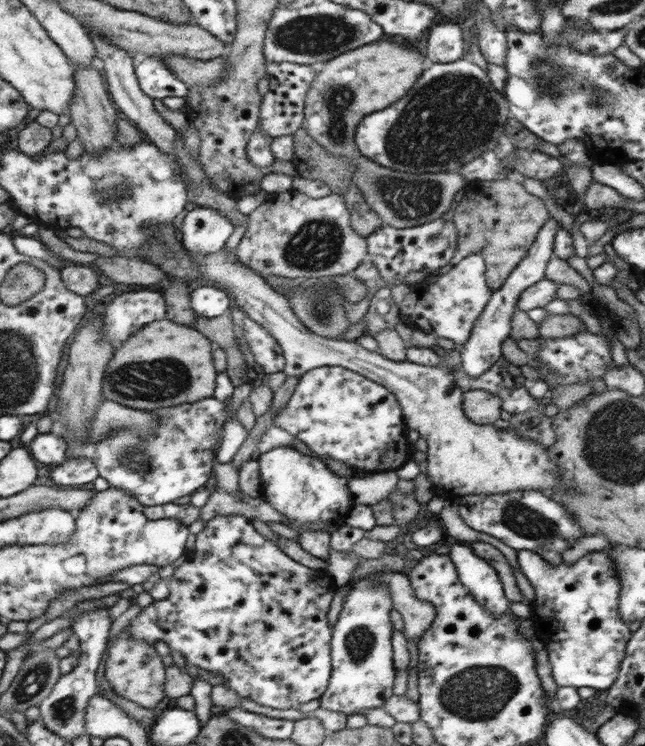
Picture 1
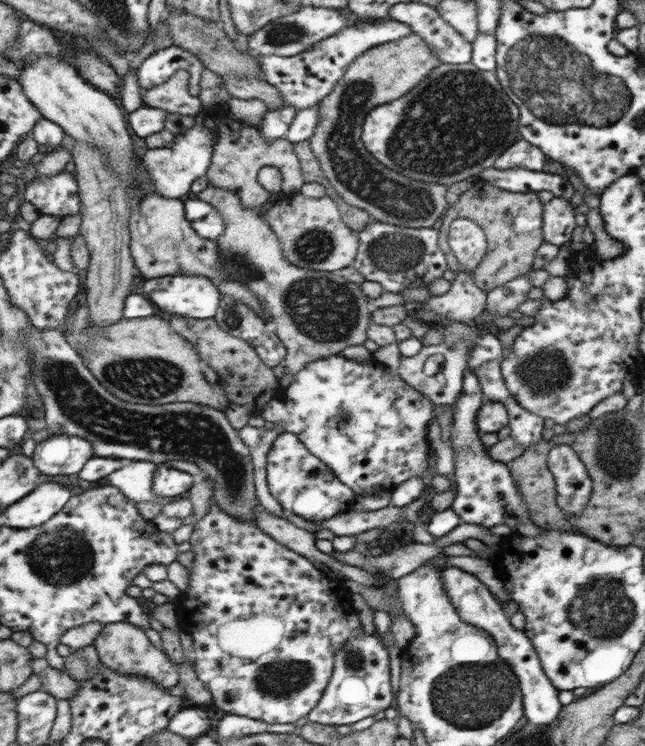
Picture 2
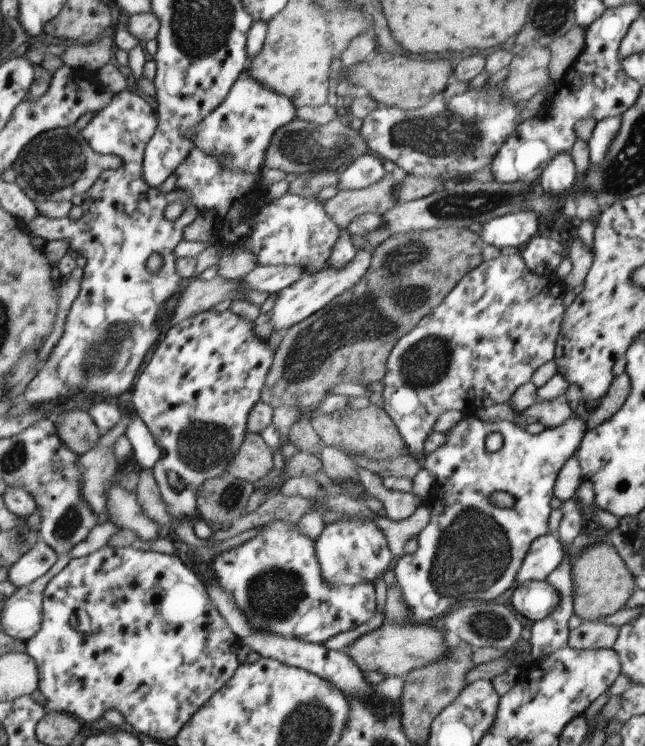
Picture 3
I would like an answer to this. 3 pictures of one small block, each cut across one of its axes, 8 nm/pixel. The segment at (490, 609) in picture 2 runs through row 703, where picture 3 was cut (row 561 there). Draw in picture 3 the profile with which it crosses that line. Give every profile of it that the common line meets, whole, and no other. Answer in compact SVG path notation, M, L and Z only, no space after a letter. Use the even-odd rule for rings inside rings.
M552 533L535 540L530 554L523 560L519 579L521 583L545 581L564 560L564 546Z

